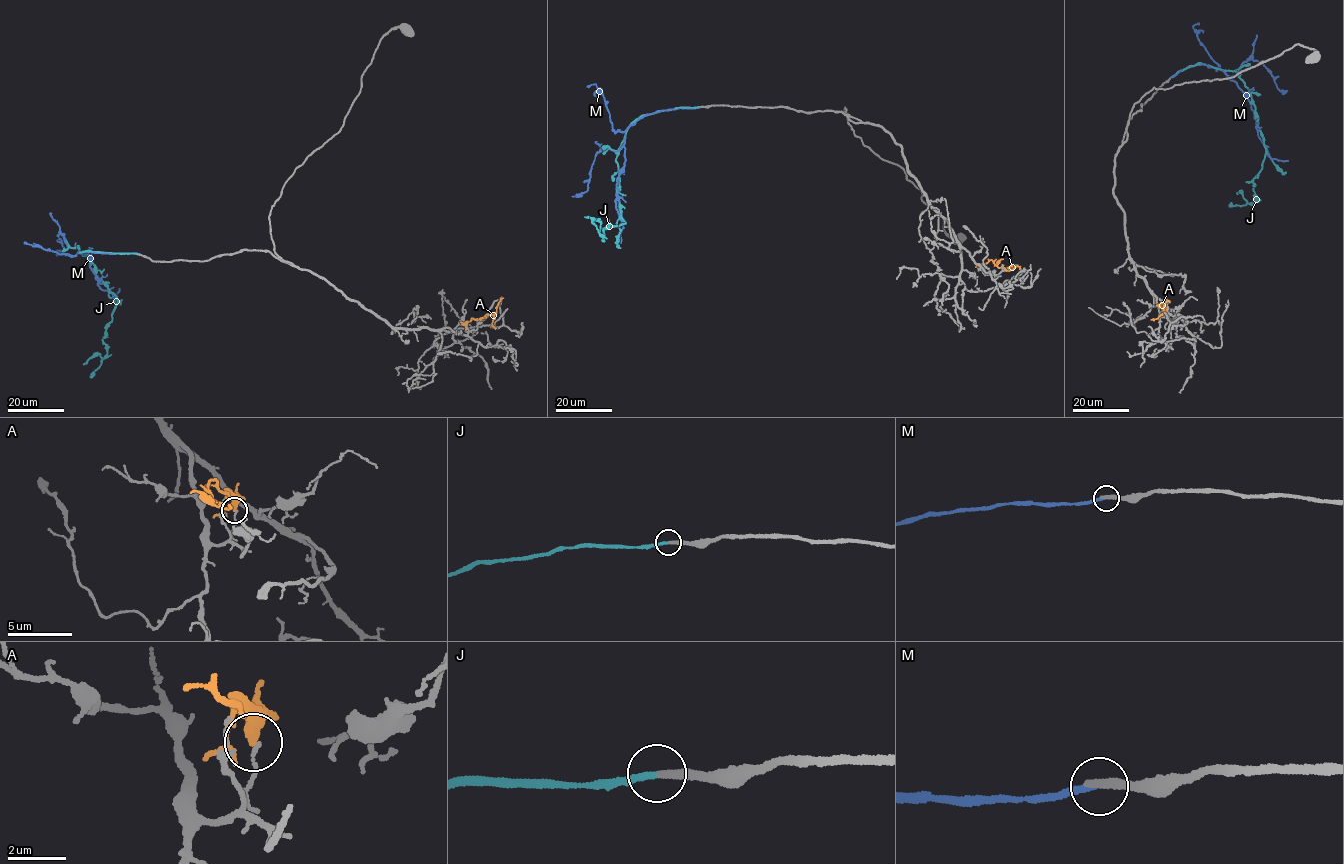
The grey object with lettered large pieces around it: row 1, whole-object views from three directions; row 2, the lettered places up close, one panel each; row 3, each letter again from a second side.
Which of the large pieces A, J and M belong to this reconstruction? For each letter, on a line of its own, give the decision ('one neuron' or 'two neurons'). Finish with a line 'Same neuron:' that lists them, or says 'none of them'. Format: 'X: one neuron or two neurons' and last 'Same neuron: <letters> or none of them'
A: two neurons
J: one neuron
M: two neurons
Same neuron: J

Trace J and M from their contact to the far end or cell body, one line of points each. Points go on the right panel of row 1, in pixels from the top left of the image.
J: (1171, 77), (1199, 62), (1235, 71), (1244, 82), (1266, 150), (1253, 180), (1254, 202), (1237, 193)
M: (1170, 77), (1196, 63), (1223, 70), (1250, 103), (1258, 136), (1271, 158), (1288, 160)

